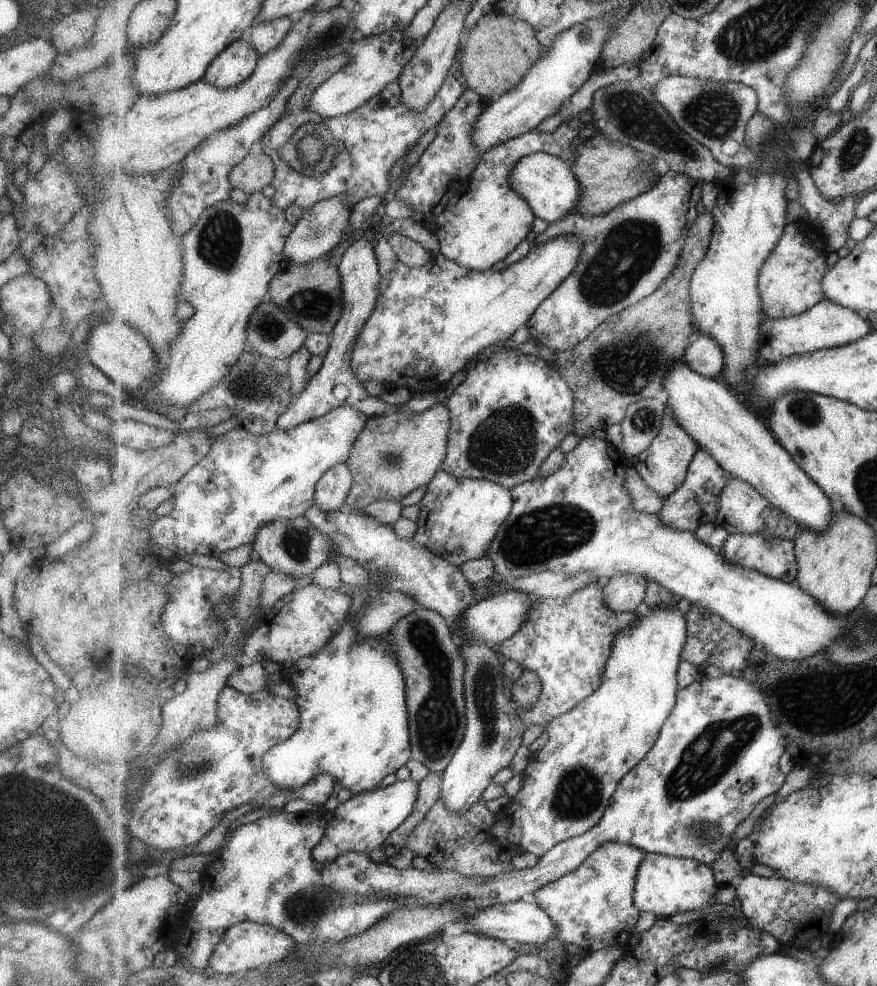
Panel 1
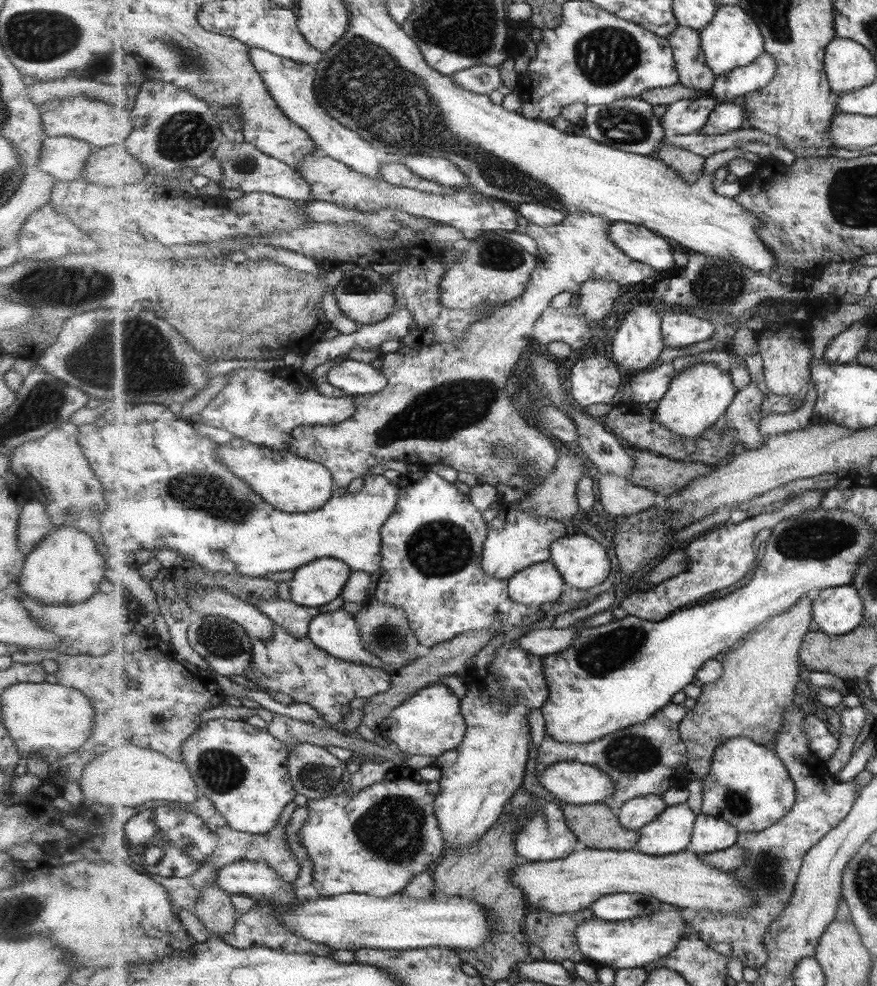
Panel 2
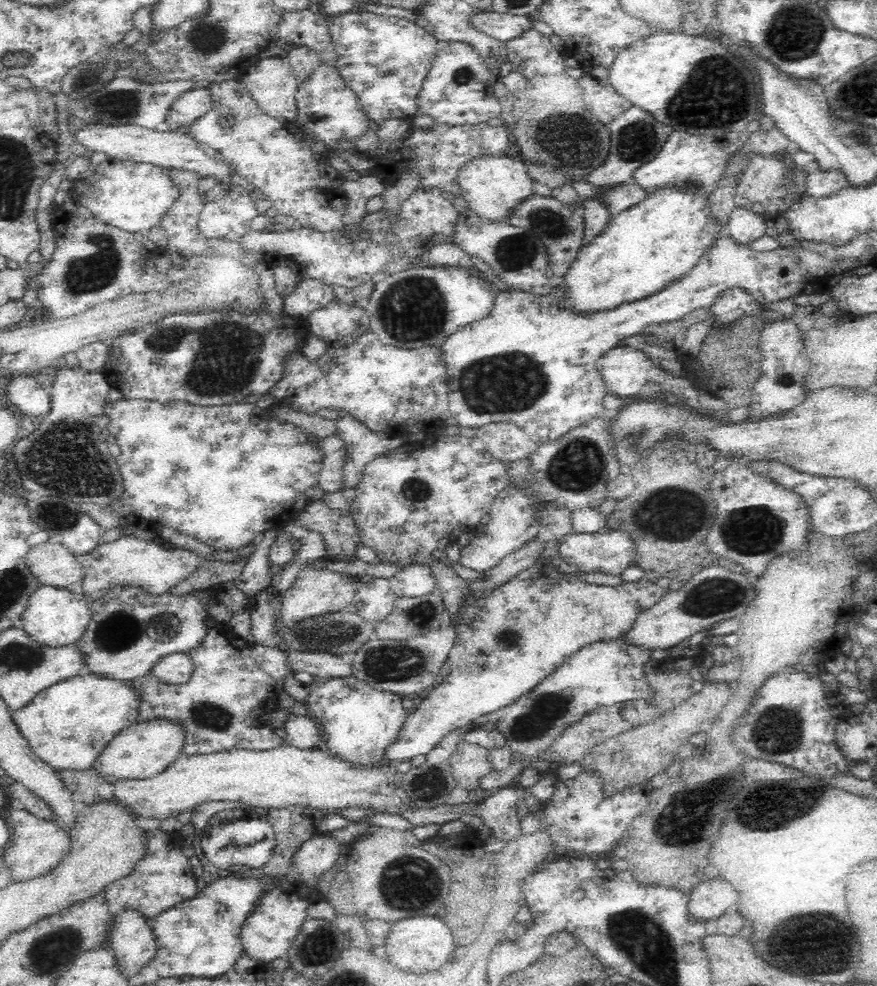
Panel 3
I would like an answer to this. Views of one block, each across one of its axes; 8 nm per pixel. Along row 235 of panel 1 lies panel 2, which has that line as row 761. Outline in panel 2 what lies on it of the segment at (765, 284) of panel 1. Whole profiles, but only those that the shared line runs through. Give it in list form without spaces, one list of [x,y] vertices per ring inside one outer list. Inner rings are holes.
[[[793,704],[785,712],[785,726],[779,730],[772,747],[787,765],[789,774],[797,786],[797,802],[792,812],[778,824],[755,833],[741,833],[738,845],[747,853],[747,861],[743,867],[733,870],[736,878],[751,889],[757,897],[757,904],[745,916],[731,914],[713,914],[709,910],[699,910],[689,916],[690,931],[696,933],[709,947],[724,954],[727,958],[733,955],[745,963],[746,967],[759,967],[767,963],[767,947],[763,943],[769,925],[781,916],[794,896],[794,890],[804,864],[807,853],[827,837],[831,830],[839,827],[849,816],[857,801],[857,782],[837,781],[827,770],[826,762],[811,752],[809,740],[805,736],[805,706]]]

